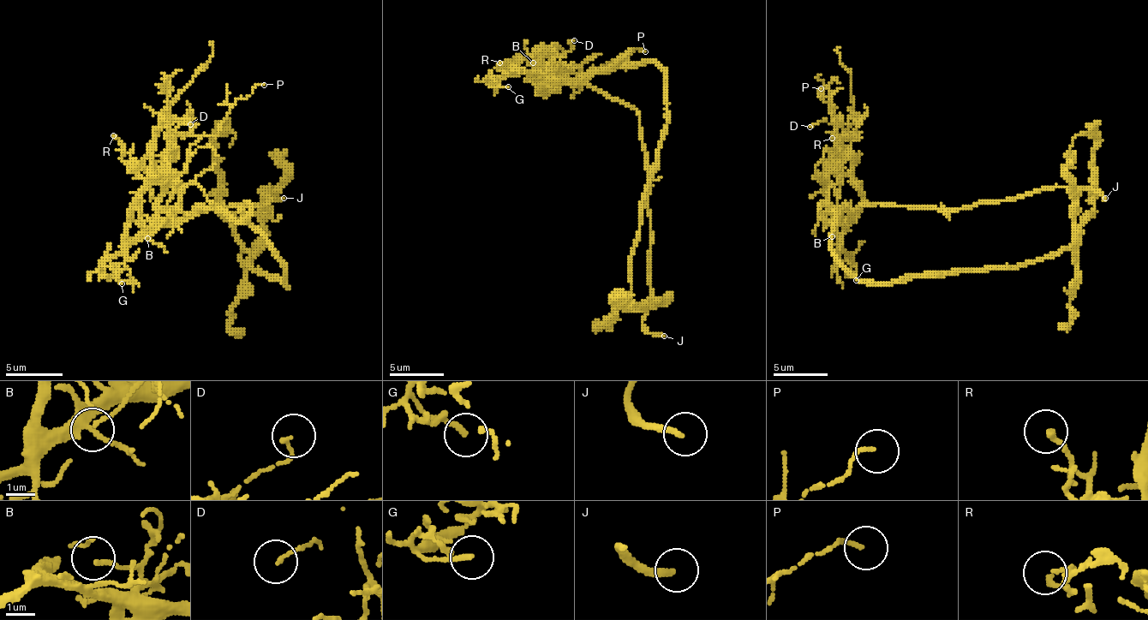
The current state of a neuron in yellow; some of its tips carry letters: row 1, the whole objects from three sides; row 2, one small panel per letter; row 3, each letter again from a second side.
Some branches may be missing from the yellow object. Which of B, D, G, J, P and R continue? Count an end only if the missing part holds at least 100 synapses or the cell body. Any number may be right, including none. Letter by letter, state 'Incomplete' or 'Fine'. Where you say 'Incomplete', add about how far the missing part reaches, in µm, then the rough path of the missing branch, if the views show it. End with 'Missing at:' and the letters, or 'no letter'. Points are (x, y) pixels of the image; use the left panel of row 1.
B: Fine
D: Fine
G: Fine
J: Incomplete. Missing length about 25 µm. Course of what is missing: (284, 198), (315, 184), (324, 169), (309, 181), (286, 184), (266, 201), (289, 235), (289, 272), (272, 295)
P: Fine
R: Fine
Missing at: J

